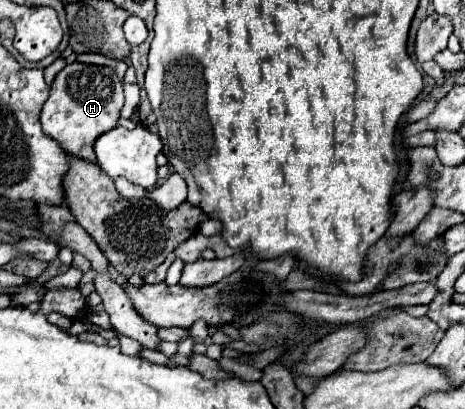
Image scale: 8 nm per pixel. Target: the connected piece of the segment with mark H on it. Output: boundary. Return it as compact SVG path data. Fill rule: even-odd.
M72 62L52 82L50 98L42 108L42 130L60 142L62 150L70 156L82 158L86 162L96 162L94 142L100 134L116 128L120 110L124 106L122 82L110 66L90 66Z

